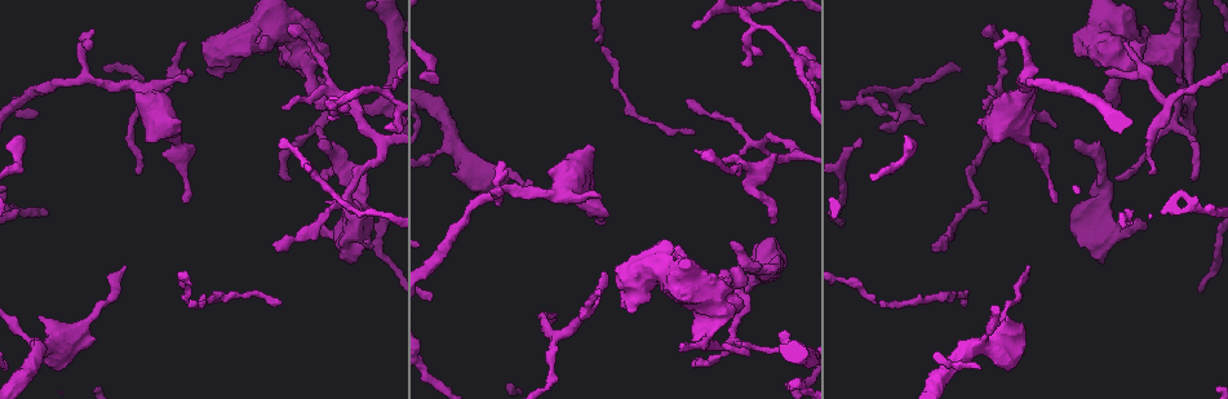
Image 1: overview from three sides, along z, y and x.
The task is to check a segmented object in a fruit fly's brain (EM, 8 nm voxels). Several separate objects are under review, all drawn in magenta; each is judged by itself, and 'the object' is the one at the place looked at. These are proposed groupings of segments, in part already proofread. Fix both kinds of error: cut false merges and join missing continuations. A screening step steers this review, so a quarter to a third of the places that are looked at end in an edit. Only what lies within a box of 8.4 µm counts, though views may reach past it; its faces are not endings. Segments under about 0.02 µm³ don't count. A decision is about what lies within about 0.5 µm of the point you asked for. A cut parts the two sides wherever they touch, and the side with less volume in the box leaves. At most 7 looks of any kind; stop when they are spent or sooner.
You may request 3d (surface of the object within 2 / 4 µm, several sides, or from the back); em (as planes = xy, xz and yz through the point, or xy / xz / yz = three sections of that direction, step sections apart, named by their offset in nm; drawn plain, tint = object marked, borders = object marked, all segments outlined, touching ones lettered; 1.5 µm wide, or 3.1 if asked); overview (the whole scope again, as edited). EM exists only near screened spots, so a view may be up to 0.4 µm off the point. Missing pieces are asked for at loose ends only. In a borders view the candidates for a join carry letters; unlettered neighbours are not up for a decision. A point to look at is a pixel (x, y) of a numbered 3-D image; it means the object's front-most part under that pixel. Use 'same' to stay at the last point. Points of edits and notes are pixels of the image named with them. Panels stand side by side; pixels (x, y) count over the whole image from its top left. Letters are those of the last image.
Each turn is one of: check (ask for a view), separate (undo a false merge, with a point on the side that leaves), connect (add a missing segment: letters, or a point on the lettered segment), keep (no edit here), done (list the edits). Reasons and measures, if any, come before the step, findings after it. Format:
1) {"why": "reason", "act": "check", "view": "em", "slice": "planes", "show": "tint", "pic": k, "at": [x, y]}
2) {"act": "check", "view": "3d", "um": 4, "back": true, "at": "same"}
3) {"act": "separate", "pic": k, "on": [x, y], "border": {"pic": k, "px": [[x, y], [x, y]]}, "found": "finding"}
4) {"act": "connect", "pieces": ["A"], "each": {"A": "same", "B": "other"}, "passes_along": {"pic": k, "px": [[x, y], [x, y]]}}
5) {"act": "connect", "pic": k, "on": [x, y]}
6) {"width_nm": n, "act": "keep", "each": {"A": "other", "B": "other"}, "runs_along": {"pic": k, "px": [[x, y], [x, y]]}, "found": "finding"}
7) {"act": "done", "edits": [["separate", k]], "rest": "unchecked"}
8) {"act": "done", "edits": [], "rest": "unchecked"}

{"why": "sharp bend", "act": "check", "view": "em", "slice": "yz", "step": 8, "show": "borders", "pic": 1, "at": [344, 97]}

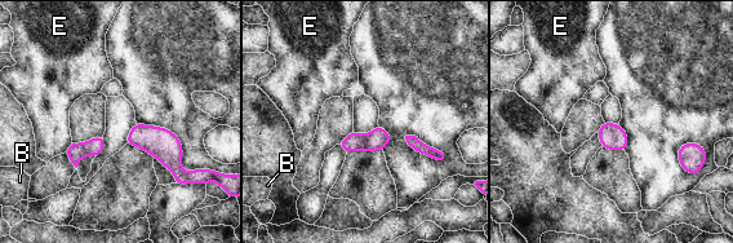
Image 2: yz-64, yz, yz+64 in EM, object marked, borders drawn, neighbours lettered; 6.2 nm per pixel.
{"width_nm": 130, "act": "keep", "each": {"B": "other", "E": "other"}, "border": {"pic": 2, "px": [[71, 141], [65, 151]]}, "found": "all the same neuron"}

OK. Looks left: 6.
{"why": "stops while still wide", "act": "check", "view": "3d", "um": 2, "pic": 1, "at": [259, 44]}

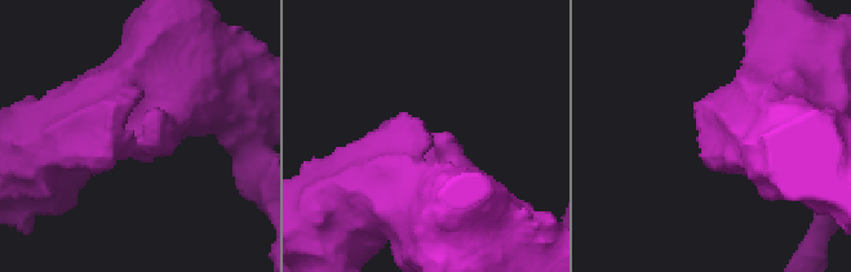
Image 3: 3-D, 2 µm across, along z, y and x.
{"why": "need the tissue", "act": "check", "view": "em", "slice": "yz", "step": 8, "show": "tint", "pic": 3, "at": [130, 133]}

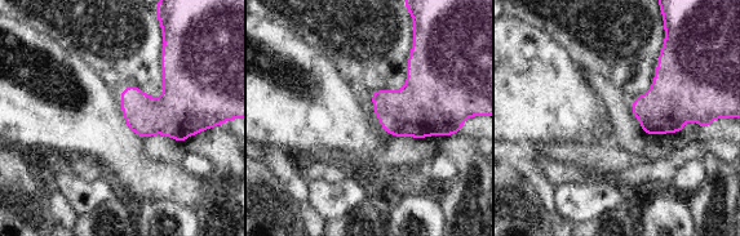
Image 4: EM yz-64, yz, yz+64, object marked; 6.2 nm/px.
{"act": "check", "view": "em", "slice": "planes", "show": "borders", "at": "same"}

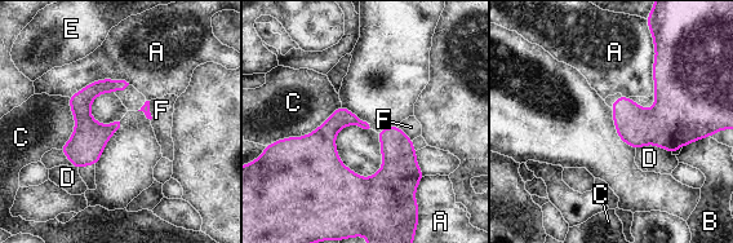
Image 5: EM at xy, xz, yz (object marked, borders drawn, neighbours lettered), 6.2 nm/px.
{"act": "keep", "each": {"A": "other", "B": "other", "C": "other", "D": "other", "E": "other", "F": "other"}, "border": {"pic": 5, "px": [[341, 105], [309, 133], [278, 140]]}, "found": "no lettered segment goes on from it"}

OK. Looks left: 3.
{"why": "an open end", "act": "check", "view": "3d", "um": 4, "pic": 1, "at": [319, 141]}

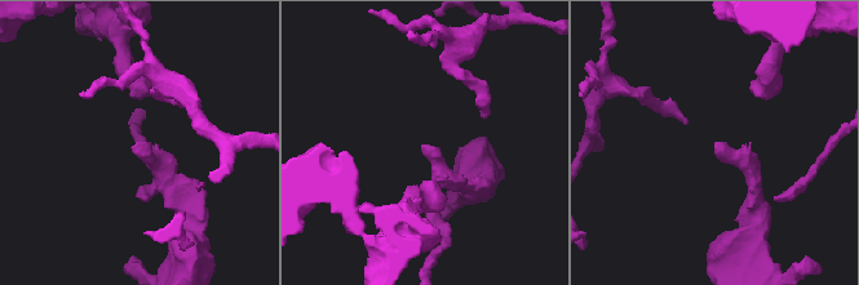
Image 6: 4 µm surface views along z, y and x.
{"why": "shape alone is not enough", "act": "check", "view": "em", "slice": "planes", "show": "borders", "pic": 6, "at": [718, 145]}

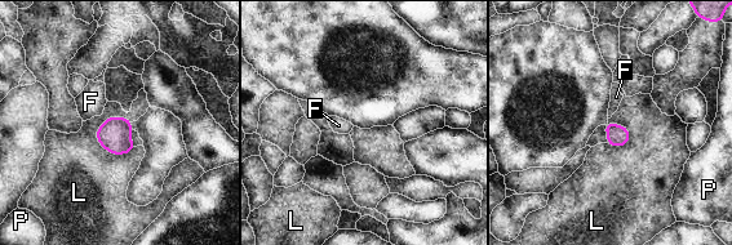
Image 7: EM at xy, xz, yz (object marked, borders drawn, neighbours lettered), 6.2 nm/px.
{"act": "keep", "each": {"F": "other", "L": "other", "P": "other"}, "border": {"pic": 7, "px": [[94, 130], [111, 154], [137, 146]]}, "found": "no lettered segment goes on from it"}

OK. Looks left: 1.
{"act": "done", "edits": [], "rest": "unchecked"}

